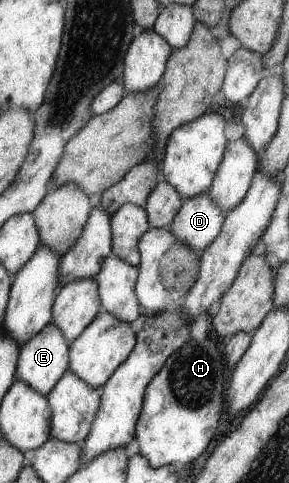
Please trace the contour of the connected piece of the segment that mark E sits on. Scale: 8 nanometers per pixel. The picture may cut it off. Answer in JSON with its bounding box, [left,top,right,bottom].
[17,323,69,396]

